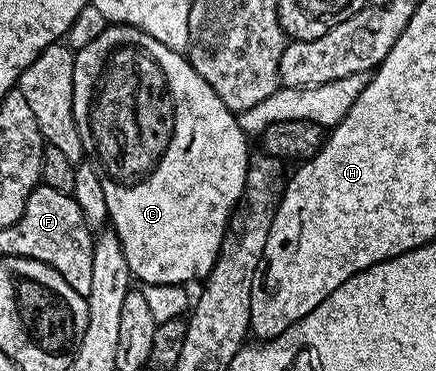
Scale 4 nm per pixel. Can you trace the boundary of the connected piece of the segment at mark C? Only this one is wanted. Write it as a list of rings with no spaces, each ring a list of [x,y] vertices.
[[[113,23],[107,24],[104,31],[100,31],[100,35],[96,35],[96,39],[92,39],[92,43],[88,43],[88,47],[77,50],[74,54],[74,78],[72,79],[72,111],[74,112],[74,118],[76,119],[76,127],[80,131],[80,143],[82,144],[83,150],[87,154],[90,153],[93,160],[96,162],[97,168],[105,175],[100,177],[100,184],[104,187],[105,202],[107,204],[107,215],[109,217],[108,225],[113,233],[118,236],[120,243],[122,244],[122,250],[124,251],[124,259],[128,259],[128,267],[130,268],[131,274],[135,278],[138,277],[142,280],[143,286],[148,285],[181,285],[183,287],[189,286],[189,281],[201,282],[203,279],[210,276],[212,267],[216,263],[218,258],[218,252],[222,250],[222,240],[226,237],[226,234],[230,228],[230,218],[233,217],[235,209],[238,208],[240,202],[243,200],[246,192],[246,172],[250,169],[250,163],[252,160],[252,152],[246,146],[248,141],[248,134],[240,127],[237,116],[222,102],[220,95],[216,95],[214,88],[207,83],[204,79],[200,79],[200,75],[190,65],[189,60],[179,50],[173,49],[172,47],[164,47],[164,43],[160,43],[157,39],[152,39],[152,35],[148,35],[144,31],[140,31],[136,27],[131,25],[116,25]]]

